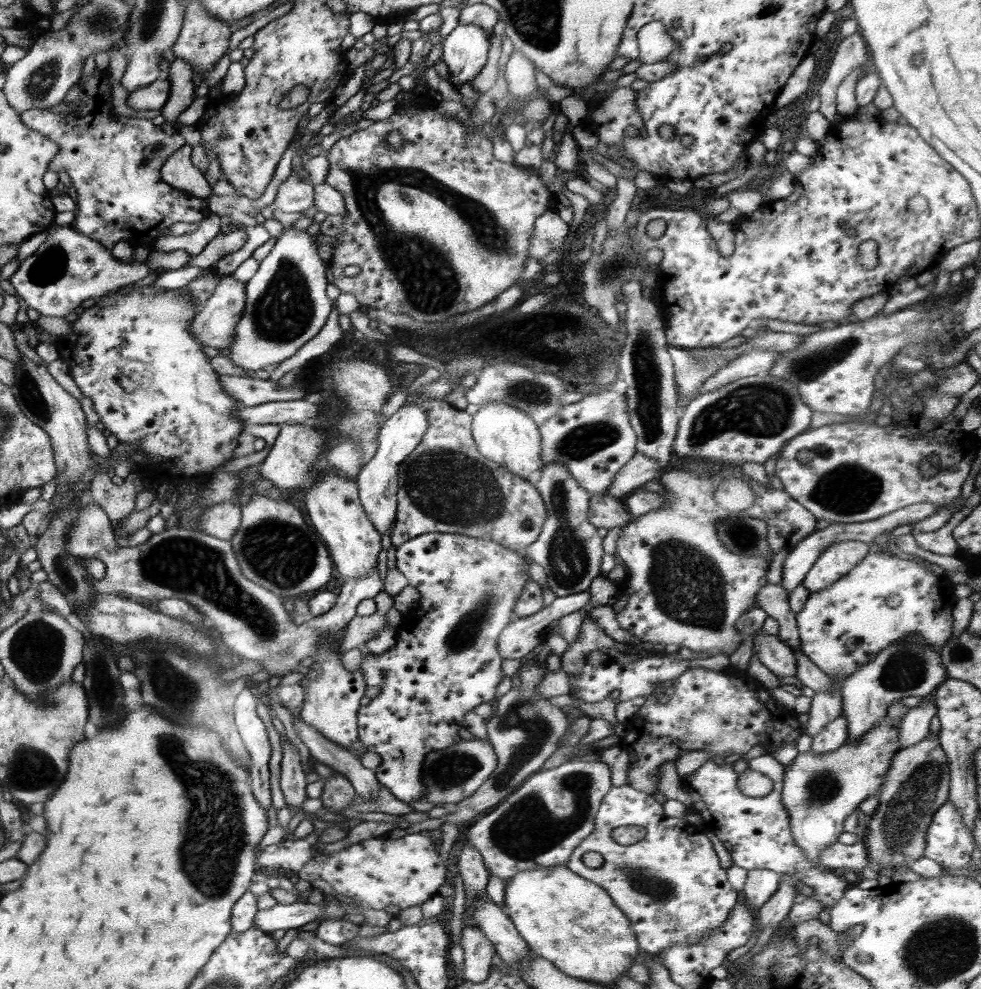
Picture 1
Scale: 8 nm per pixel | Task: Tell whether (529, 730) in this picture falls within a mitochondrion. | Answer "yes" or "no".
yes

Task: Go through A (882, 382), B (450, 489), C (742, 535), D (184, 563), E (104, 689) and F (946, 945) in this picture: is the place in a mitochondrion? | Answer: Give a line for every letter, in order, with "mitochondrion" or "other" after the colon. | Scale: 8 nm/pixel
A: other
B: mitochondrion
C: mitochondrion
D: mitochondrion
E: other
F: mitochondrion

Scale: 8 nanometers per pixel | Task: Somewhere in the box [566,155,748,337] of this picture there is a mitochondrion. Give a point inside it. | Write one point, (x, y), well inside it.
(614, 267)

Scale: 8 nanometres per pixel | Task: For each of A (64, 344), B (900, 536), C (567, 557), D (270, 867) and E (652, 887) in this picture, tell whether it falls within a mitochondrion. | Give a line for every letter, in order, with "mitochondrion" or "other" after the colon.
A: other
B: other
C: mitochondrion
D: mitochondrion
E: mitochondrion

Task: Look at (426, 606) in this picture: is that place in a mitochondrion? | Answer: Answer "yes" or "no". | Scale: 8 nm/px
no

